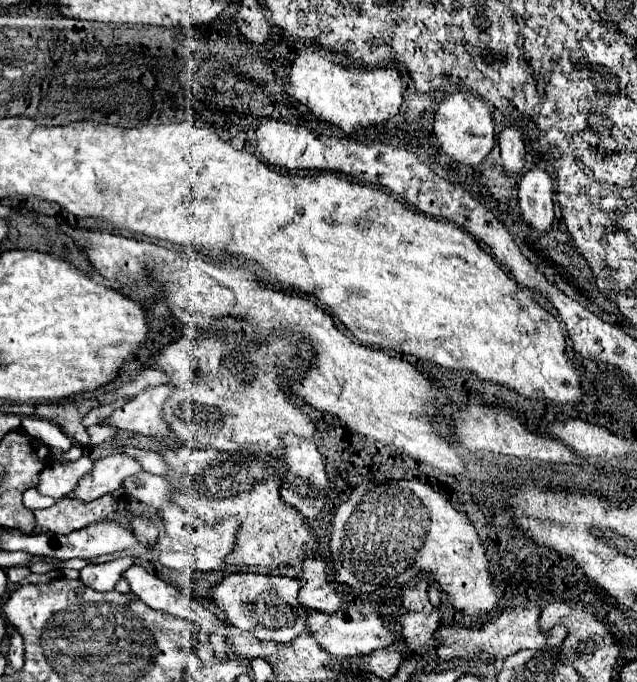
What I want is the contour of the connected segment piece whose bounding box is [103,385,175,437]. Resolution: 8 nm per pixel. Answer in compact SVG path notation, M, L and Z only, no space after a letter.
M159 385L159 387L149 387L147 391L139 393L135 399L131 399L125 407L117 409L107 421L103 423L111 423L119 429L125 431L135 431L135 433L143 433L143 435L157 435L157 437L175 437L175 433L169 429L169 423L163 419L163 405L165 401L171 397L173 387L171 385Z

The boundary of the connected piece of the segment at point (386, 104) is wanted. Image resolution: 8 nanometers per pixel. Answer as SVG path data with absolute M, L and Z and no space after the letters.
M305 47L299 53L289 83L289 93L295 101L307 105L317 119L339 125L345 133L351 133L359 125L379 125L395 117L403 103L403 83L397 69L347 69L335 63L329 51L321 47Z

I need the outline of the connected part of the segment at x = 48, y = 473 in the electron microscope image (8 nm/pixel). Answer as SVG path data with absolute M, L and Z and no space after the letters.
M83 455L81 459L73 463L65 463L65 465L53 463L53 467L45 467L45 471L41 471L37 489L43 495L51 495L53 499L69 495L79 485L81 477L93 469L93 465L95 461L89 459L87 455Z

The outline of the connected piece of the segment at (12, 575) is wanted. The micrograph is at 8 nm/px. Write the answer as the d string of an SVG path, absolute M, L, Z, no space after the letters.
M28 566L10 567L6 570L8 580L12 583L23 582L30 573Z

